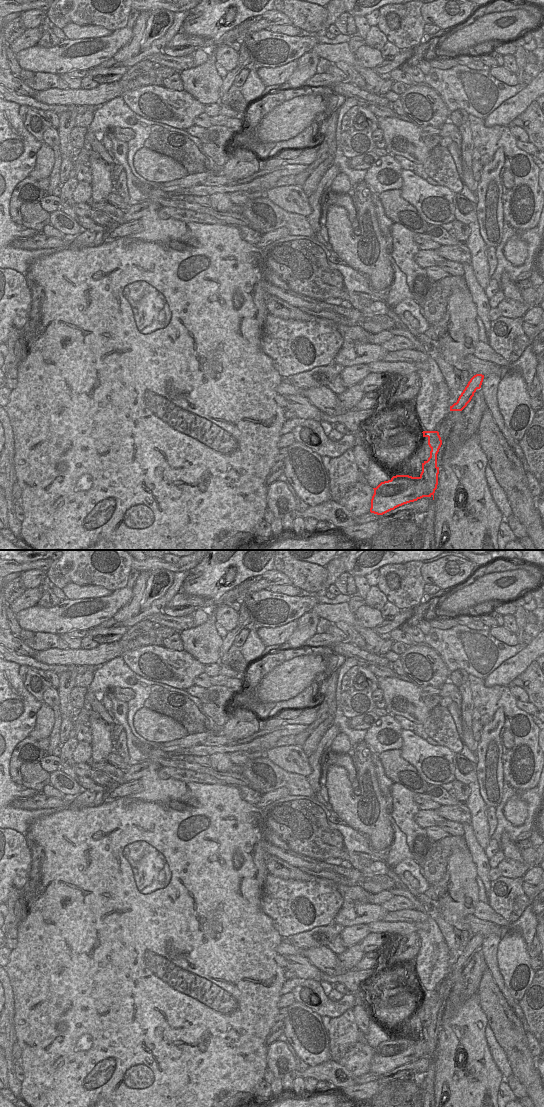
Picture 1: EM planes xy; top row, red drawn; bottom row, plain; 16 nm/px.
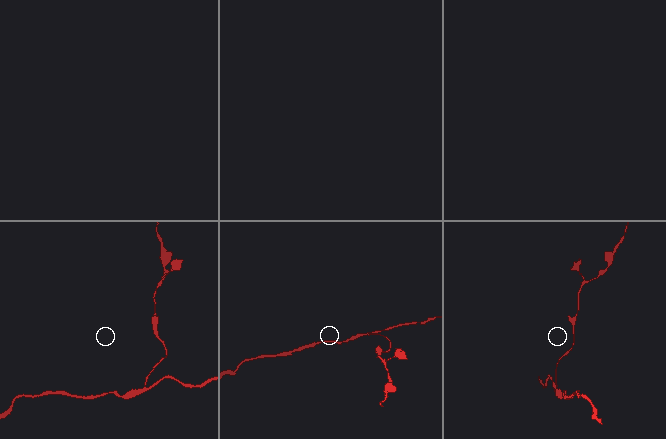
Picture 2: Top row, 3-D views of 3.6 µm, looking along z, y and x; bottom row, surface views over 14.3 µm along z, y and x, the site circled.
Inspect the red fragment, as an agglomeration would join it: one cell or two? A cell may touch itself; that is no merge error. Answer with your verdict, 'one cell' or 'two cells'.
two cells

